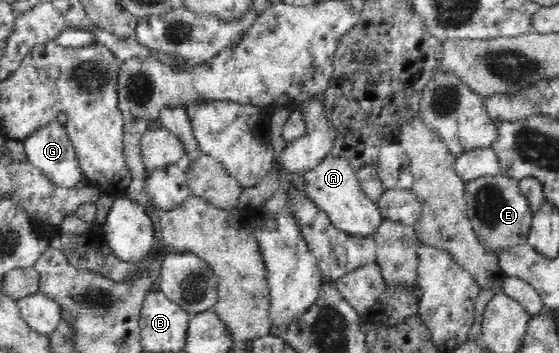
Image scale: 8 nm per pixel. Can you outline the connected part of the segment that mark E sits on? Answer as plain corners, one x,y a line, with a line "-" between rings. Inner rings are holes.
503,174
468,181
465,187
465,199
468,204
466,215
483,248
499,258
504,250
528,244
535,211
531,208
527,197
521,193
515,178

